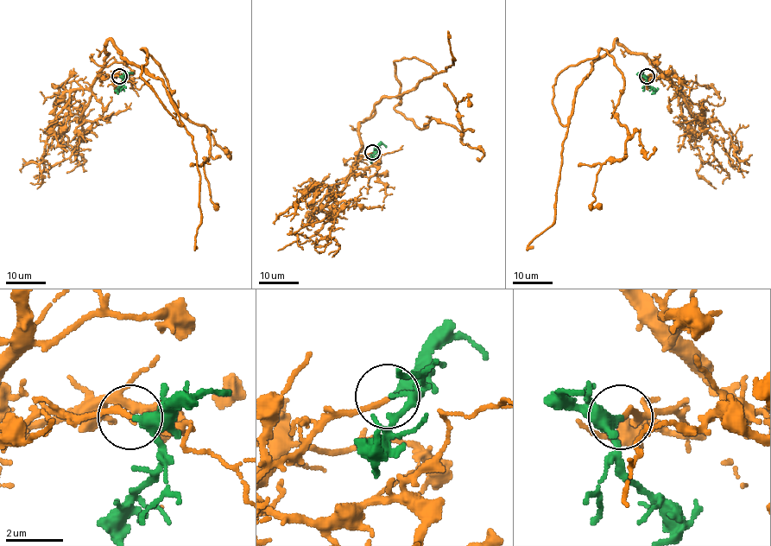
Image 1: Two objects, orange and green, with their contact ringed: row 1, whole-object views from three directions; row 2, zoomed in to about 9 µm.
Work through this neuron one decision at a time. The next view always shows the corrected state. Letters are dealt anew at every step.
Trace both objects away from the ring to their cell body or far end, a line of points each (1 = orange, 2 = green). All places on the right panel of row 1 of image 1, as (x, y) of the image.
1: (647, 76), (616, 40), (563, 125), (555, 79), (600, 48), (622, 75), (602, 205)
2: (647, 76), (647, 83), (653, 90), (651, 94)

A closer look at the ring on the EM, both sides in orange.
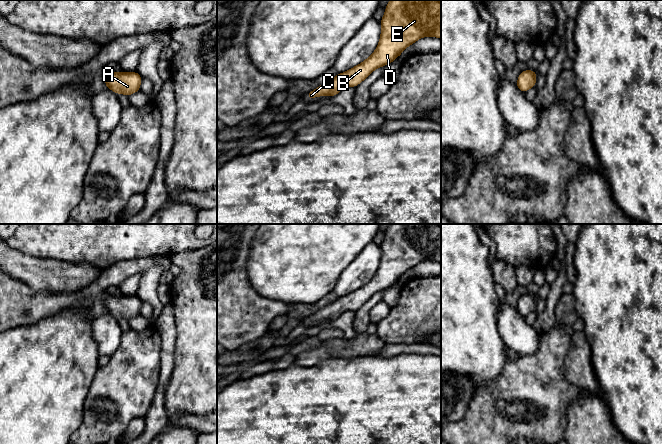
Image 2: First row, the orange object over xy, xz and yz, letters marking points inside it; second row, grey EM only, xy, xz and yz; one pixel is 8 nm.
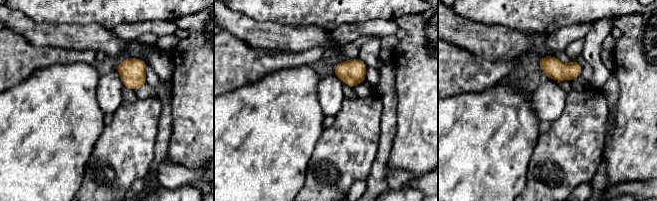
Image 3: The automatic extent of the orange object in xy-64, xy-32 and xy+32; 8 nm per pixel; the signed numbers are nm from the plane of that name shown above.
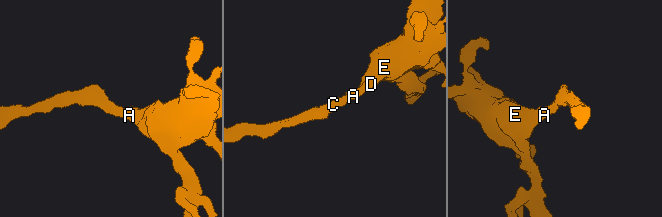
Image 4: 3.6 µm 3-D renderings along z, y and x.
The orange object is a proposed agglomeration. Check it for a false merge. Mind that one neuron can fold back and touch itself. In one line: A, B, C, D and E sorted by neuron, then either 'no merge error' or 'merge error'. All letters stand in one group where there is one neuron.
groups A B C D E; no merge error

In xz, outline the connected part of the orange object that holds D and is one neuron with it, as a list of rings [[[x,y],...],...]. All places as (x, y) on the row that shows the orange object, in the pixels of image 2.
[[[390,0],[380,21],[381,35],[375,51],[362,63],[321,84],[306,93],[306,99],[330,95],[335,97],[346,87],[356,87],[375,69],[391,64],[402,52],[417,40],[430,36],[441,38],[441,0]]]

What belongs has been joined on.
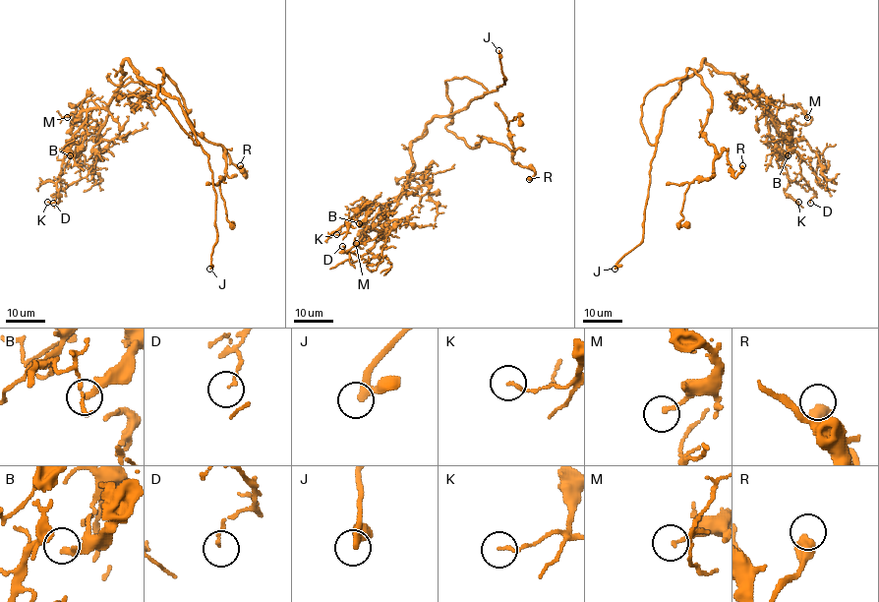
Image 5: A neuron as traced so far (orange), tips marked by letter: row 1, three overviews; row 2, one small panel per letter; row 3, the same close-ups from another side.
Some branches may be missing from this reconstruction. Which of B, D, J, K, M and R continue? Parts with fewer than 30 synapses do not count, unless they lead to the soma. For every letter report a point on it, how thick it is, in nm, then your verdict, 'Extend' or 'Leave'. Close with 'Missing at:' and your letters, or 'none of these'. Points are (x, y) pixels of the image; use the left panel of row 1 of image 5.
B: Place: (70, 155). Thickness 300 nm. Leave
D: Place: (53, 203). Thickness 120 nm. Leave
J: Place: (209, 269). Thickness 240 nm. Extend
K: Place: (47, 202). Thickness 110 nm. Leave
M: Place: (67, 117). Thickness 150 nm. Leave
R: Place: (240, 165). Thickness 550 nm. Leave
Missing at: J

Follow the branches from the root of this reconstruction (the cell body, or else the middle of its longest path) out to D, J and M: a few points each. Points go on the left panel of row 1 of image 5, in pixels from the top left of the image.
D: (196, 139), (180, 102), (146, 84), (125, 59), (98, 135), (108, 144), (88, 173), (53, 203)
J: (196, 139), (207, 156), (215, 196), (216, 242), (209, 269)
M: (196, 139), (180, 102), (146, 84), (127, 59), (122, 84), (104, 107), (81, 101), (67, 117)

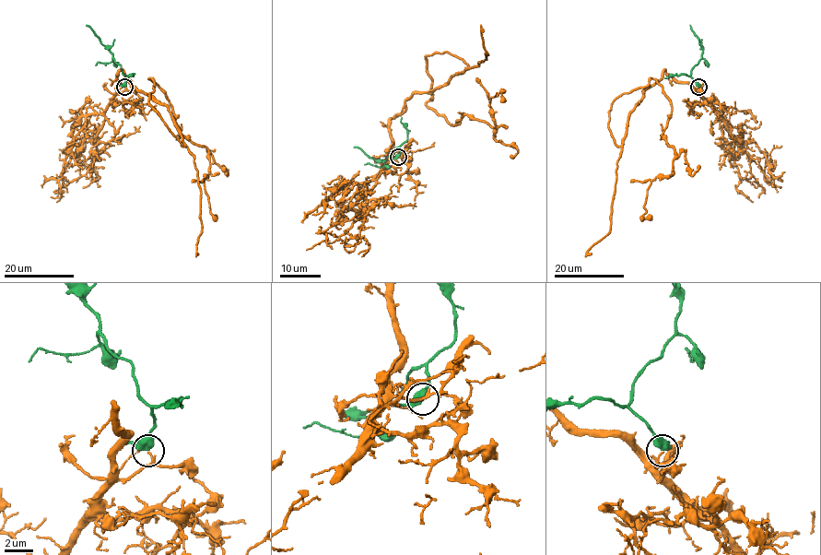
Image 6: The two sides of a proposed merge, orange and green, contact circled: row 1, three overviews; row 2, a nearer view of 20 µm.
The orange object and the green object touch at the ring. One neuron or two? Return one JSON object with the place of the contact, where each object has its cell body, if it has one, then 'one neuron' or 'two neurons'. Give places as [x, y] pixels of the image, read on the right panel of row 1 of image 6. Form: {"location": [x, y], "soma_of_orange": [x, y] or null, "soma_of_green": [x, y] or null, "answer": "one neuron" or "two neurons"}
{"location": [698, 87], "soma_of_orange": null, "soma_of_green": null, "answer": "two neurons"}

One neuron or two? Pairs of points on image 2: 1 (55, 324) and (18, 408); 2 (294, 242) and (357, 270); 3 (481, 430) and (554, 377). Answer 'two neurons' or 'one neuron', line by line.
1: one neuron
2: two neurons
3: one neuron

